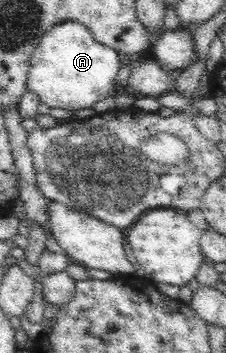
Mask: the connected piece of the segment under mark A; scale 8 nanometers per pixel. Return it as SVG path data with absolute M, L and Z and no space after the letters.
M76 20L63 21L49 29L32 50L30 70L27 75L27 90L36 93L40 102L52 109L72 111L88 109L114 94L114 79L122 67L118 51L94 40L89 29Z

